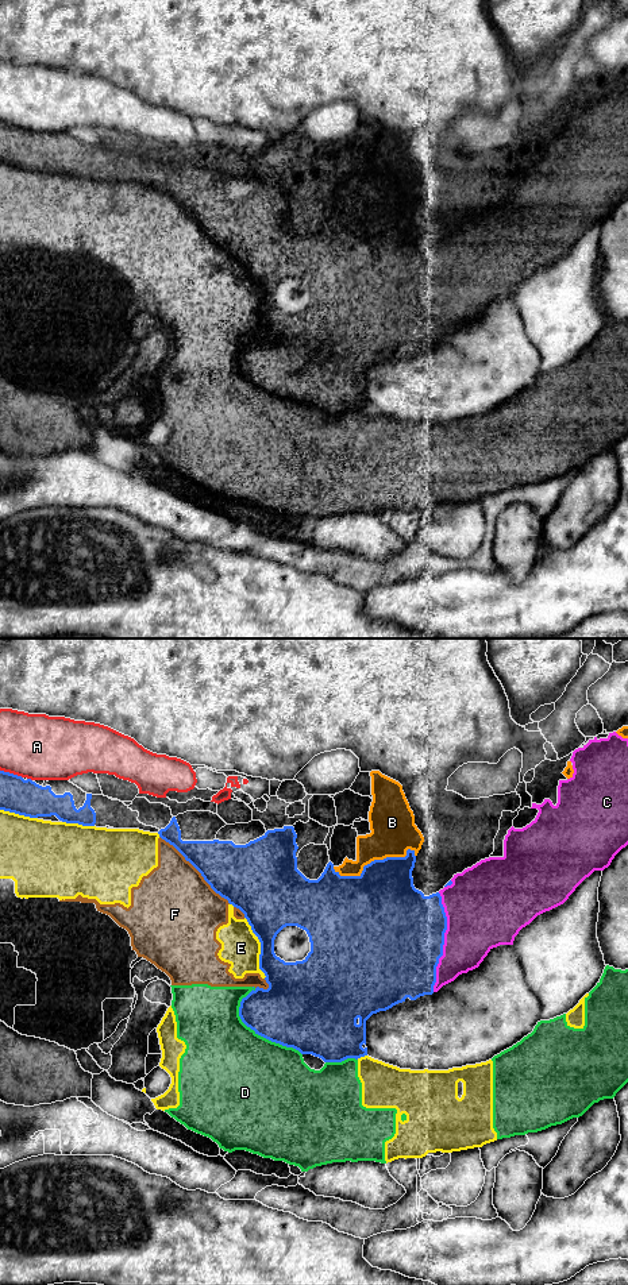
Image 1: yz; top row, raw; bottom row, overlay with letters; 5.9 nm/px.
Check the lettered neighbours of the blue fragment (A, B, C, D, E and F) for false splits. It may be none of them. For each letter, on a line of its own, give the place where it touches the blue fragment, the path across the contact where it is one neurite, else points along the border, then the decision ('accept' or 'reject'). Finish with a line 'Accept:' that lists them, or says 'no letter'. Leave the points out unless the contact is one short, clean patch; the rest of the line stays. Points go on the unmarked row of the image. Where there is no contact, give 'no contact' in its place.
A: contact yz (11, 126); border yz (0, 122), (22, 130); reject
B: contact yz (374, 212); accept
C: contact yz (443, 294); accept
D: contact yz (255, 384); reject
E: contact yz (261, 300); reject
F: contact yz (196, 220); reject
Accept: B, C

